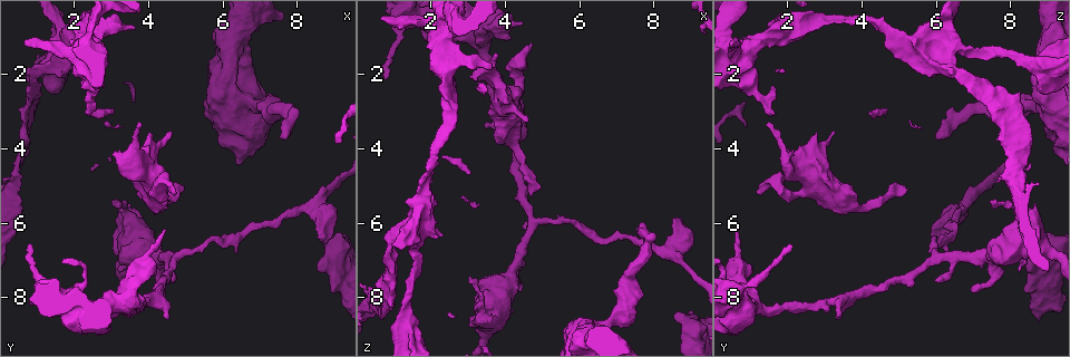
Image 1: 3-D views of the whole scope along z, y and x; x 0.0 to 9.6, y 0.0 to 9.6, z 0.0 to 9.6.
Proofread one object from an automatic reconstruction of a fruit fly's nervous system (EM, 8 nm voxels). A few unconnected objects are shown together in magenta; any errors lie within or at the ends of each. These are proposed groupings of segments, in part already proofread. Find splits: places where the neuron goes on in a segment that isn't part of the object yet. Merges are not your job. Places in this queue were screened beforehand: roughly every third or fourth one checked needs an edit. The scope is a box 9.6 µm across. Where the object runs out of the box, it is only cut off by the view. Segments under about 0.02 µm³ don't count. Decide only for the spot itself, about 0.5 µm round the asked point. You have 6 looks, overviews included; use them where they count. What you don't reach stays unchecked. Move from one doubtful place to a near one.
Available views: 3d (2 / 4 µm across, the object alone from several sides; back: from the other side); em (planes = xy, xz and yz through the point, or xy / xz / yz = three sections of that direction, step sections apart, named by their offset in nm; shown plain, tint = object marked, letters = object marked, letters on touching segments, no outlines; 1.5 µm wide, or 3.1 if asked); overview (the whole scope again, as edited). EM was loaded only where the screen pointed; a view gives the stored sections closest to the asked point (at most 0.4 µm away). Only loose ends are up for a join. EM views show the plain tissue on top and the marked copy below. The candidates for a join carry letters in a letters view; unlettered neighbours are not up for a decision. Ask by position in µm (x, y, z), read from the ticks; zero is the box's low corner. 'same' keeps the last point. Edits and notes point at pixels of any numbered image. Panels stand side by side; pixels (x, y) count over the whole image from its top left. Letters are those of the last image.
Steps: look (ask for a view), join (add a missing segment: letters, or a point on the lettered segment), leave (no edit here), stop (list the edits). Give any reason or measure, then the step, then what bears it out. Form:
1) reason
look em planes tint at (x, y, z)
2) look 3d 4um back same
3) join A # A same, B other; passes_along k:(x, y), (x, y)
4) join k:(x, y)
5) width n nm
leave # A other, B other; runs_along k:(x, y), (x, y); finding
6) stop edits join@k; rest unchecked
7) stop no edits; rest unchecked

branch stops here
look em xz step 4 tint at (3.65, 0.80, 1.80)

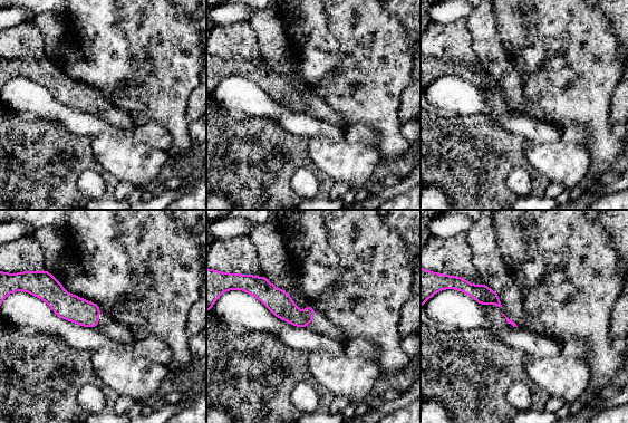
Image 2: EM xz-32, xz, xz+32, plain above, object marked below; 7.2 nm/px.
cut it another way
look em xy step 4 tint same

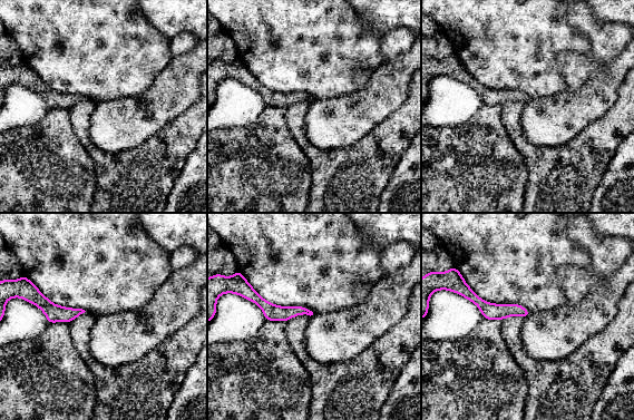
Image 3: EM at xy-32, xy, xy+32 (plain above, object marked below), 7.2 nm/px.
what lies round it
look em xy step 4 letters same

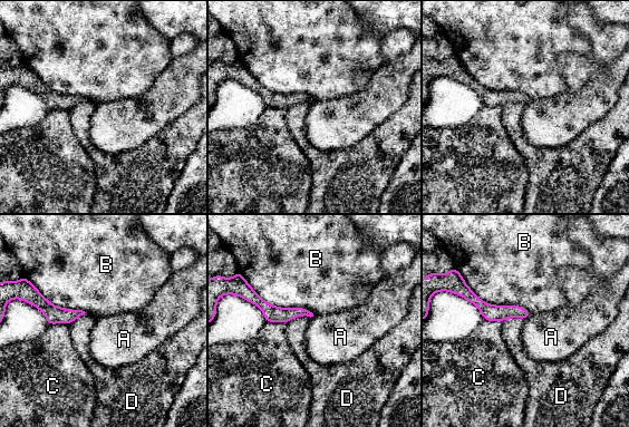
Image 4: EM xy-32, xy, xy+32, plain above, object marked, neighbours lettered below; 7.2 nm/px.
leave # A other, B other, C other, D other; runs_along 4:(470, 297), (489, 311), (525, 314); none of them fits

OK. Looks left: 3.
branch stops here
look 3d 4um at (4.75, 5.20, 1.20)

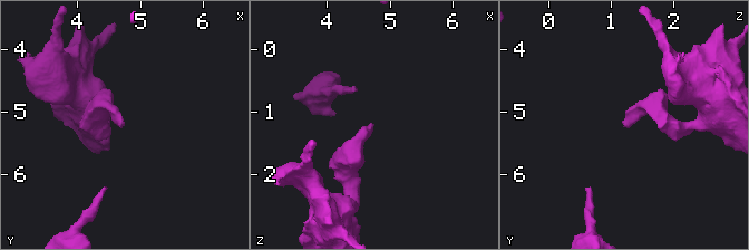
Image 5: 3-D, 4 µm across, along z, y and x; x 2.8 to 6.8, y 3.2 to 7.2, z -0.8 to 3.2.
look em planes letters at (4.75, 5.20, 1.20)

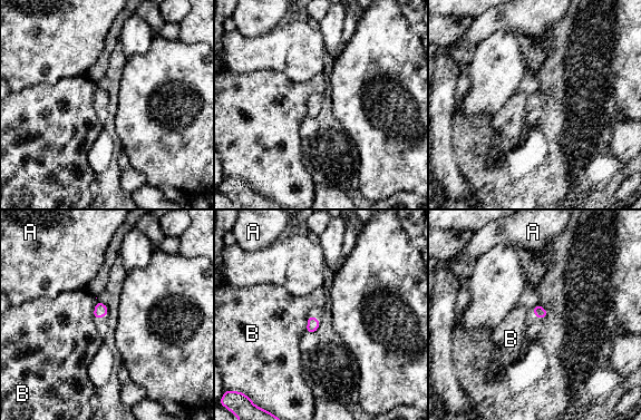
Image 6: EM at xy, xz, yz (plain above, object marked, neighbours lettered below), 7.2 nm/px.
longest_contact B 160 nm
leave # A other, B other; border 6:(96, 298), (94, 319); no lettered segment goes on from it

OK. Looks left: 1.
stop no edits; rest unchecked

